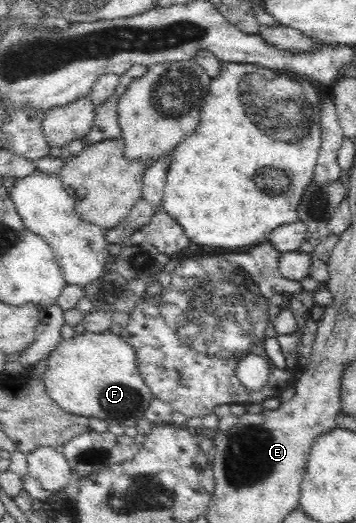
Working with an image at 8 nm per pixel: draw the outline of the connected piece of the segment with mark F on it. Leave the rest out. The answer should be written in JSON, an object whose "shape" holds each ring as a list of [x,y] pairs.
{"shape":[[[86,331],[82,334],[75,334],[70,339],[64,339],[48,355],[47,370],[42,375],[42,379],[45,380],[47,395],[63,411],[71,415],[102,419],[109,425],[119,423],[125,427],[135,426],[144,416],[149,402],[154,398],[138,371],[136,352],[131,344],[109,331],[97,334]]]}

